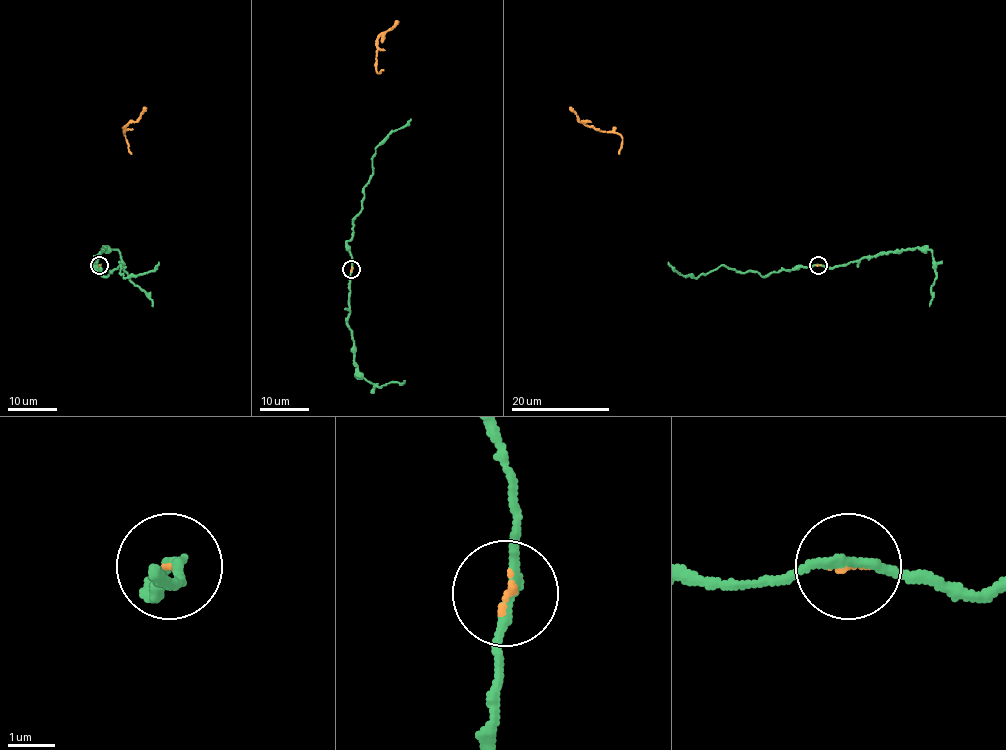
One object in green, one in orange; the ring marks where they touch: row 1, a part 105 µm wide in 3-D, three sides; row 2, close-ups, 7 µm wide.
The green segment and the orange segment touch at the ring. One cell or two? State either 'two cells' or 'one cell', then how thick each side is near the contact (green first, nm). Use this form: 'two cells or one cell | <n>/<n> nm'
one cell | 190/90 nm

